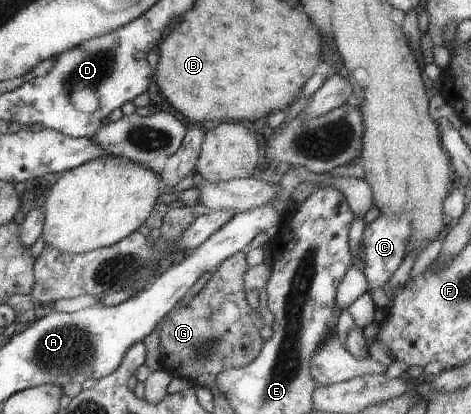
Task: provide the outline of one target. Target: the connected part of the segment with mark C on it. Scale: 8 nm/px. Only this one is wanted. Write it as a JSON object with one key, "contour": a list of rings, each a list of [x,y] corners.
{"contour":[[[408,212],[399,215],[381,213],[376,220],[366,224],[361,241],[360,254],[364,261],[364,277],[370,284],[368,292],[382,287],[398,270],[405,259],[408,242],[413,238],[415,230],[408,218]]]}

